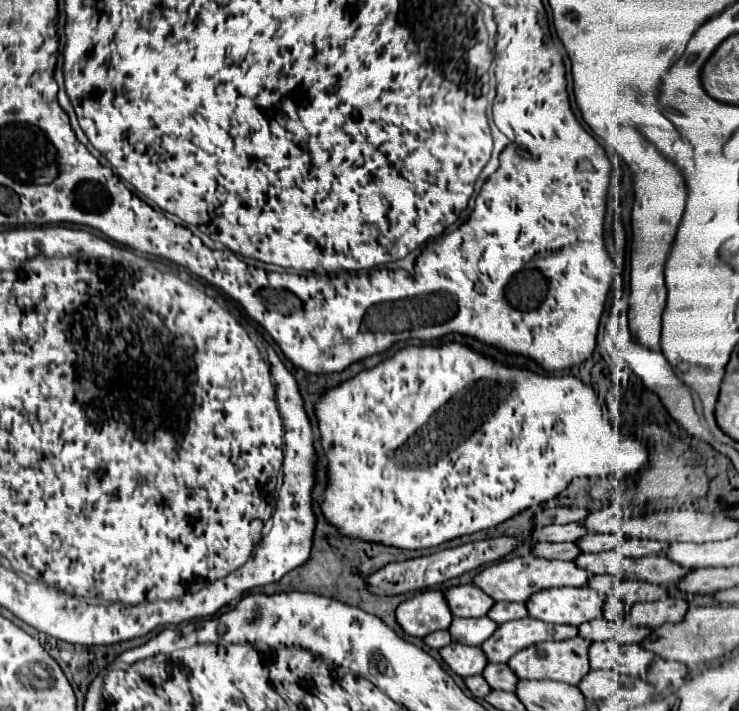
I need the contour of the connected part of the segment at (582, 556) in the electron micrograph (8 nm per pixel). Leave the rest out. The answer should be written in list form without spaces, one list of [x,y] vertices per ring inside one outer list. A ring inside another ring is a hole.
[[[603,551],[603,553],[579,553],[573,563],[589,573],[611,573],[615,575],[619,565],[617,551]]]

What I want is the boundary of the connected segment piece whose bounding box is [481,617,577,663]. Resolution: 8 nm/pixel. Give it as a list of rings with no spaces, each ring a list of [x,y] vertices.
[[[523,617],[523,619],[499,623],[495,633],[481,643],[481,651],[485,653],[489,663],[507,663],[511,655],[515,655],[517,651],[529,645],[541,641],[571,639],[575,635],[577,635],[577,627],[559,627]]]

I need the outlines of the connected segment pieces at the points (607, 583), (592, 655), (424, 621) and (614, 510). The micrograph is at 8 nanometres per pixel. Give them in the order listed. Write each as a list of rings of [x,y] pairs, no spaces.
[[[591,575],[587,581],[587,587],[595,589],[601,597],[605,597],[605,595],[611,595],[613,581],[615,581],[615,577],[611,577],[611,575]]]
[[[615,639],[593,641],[589,647],[589,665],[591,669],[613,669],[621,657],[621,647]]]
[[[435,589],[403,601],[395,611],[395,619],[407,635],[425,637],[433,631],[447,629],[453,615],[449,613],[447,603],[443,603],[443,591]]]
[[[619,503],[591,511],[585,519],[579,521],[579,525],[583,525],[587,531],[593,533],[617,533],[621,529],[621,523],[623,523],[623,509]]]

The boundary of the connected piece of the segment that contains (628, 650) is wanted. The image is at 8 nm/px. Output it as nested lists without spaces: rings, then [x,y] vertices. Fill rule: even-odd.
[[[625,645],[623,657],[621,657],[621,661],[617,663],[615,669],[619,673],[625,673],[625,675],[639,675],[651,665],[653,659],[655,659],[653,653],[641,649],[641,645]]]

